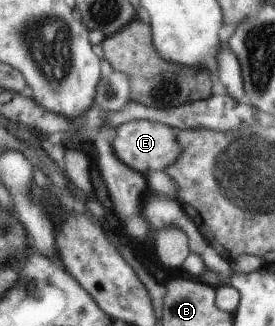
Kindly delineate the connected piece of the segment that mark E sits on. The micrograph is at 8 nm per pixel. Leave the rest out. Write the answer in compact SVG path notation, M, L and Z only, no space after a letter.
M130 121L114 128L111 147L116 158L128 168L143 174L149 171L156 172L164 170L180 156L181 146L175 134L175 129L156 121Z

